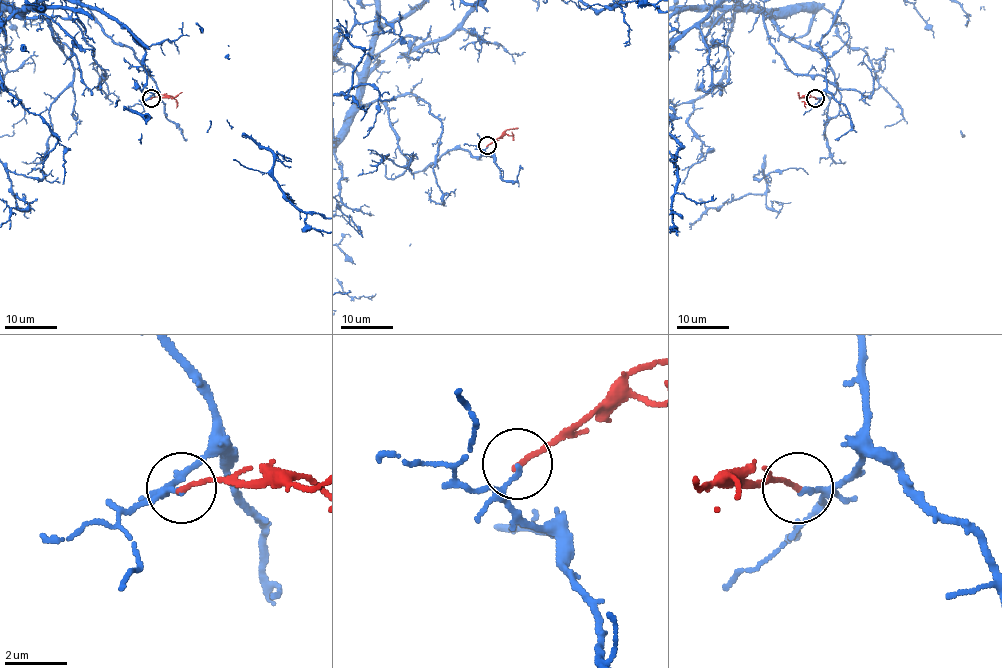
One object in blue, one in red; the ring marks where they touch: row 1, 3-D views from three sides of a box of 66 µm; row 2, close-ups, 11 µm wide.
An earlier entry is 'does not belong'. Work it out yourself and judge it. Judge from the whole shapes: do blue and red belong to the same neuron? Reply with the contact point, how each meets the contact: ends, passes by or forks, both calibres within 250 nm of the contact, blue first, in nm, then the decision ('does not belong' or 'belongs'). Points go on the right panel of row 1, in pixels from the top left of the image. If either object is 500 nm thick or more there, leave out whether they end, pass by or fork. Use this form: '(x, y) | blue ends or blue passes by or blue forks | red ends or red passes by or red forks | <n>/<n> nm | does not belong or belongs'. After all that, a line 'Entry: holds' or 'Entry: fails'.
(815, 98) | blue ends | red ends | 140/150 nm | does not belong
Entry: holds

